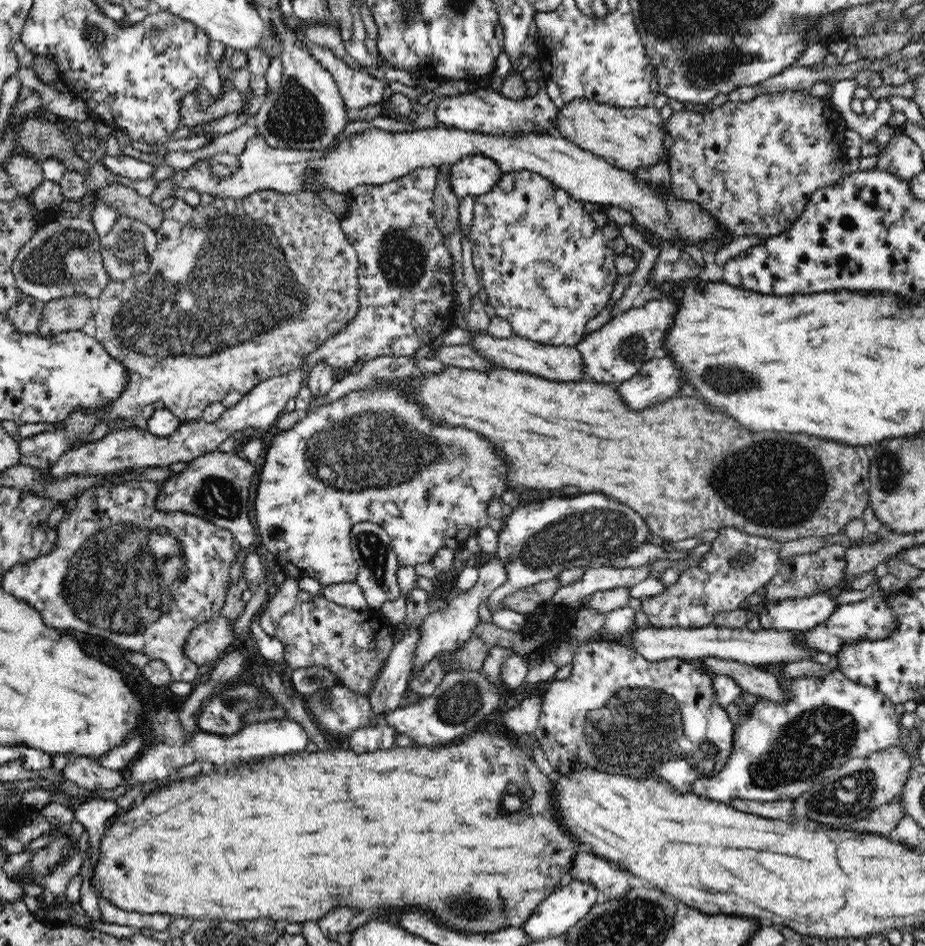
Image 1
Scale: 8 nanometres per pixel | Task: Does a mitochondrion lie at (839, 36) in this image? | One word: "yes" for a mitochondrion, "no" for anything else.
no

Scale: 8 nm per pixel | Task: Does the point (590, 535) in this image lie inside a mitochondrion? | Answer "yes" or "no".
yes

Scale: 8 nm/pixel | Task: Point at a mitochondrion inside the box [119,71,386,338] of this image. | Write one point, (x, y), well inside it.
(296, 117)

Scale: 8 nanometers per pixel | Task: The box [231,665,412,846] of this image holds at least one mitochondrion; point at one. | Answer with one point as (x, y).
(328, 705)

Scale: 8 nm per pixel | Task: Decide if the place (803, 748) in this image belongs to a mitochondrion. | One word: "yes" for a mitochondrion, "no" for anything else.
yes

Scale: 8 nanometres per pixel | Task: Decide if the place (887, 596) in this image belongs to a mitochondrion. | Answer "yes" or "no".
no

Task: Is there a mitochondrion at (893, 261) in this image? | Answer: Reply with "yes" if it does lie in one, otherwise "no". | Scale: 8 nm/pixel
no

